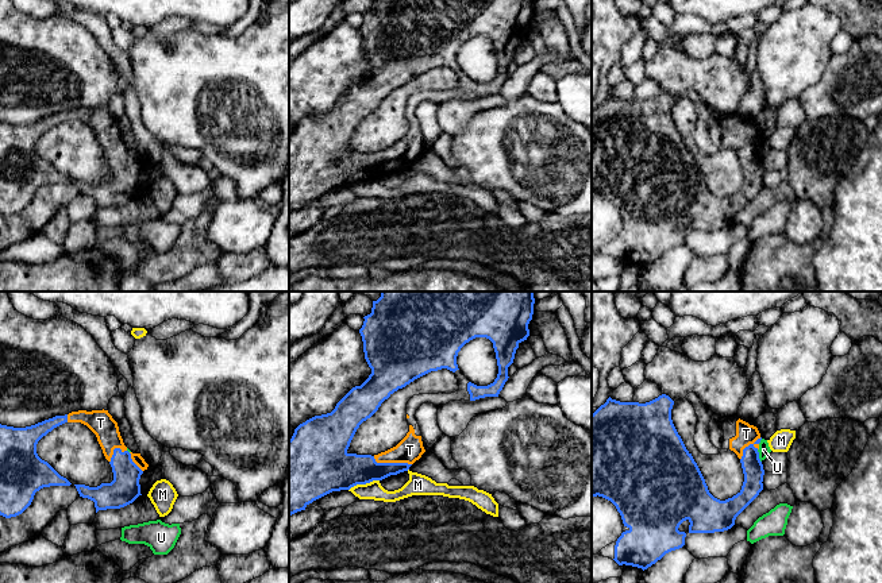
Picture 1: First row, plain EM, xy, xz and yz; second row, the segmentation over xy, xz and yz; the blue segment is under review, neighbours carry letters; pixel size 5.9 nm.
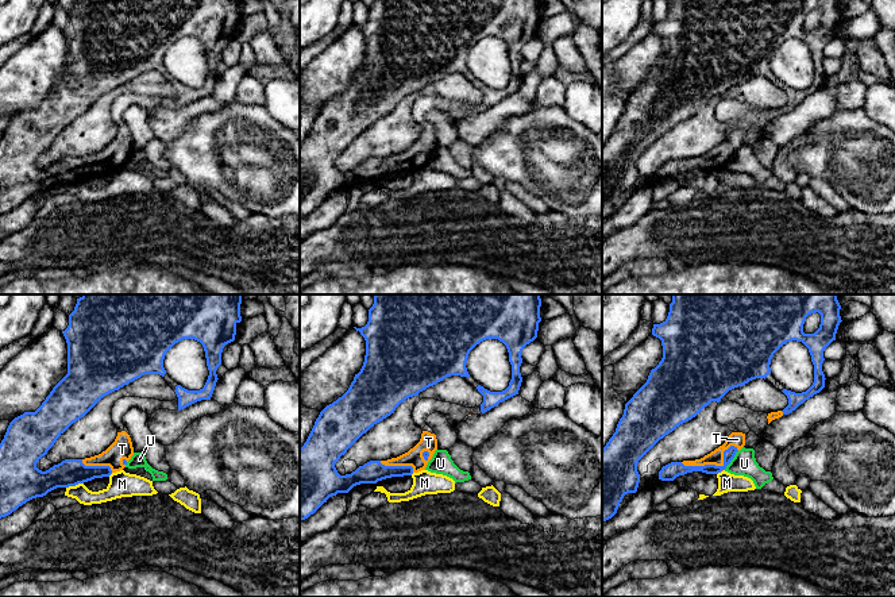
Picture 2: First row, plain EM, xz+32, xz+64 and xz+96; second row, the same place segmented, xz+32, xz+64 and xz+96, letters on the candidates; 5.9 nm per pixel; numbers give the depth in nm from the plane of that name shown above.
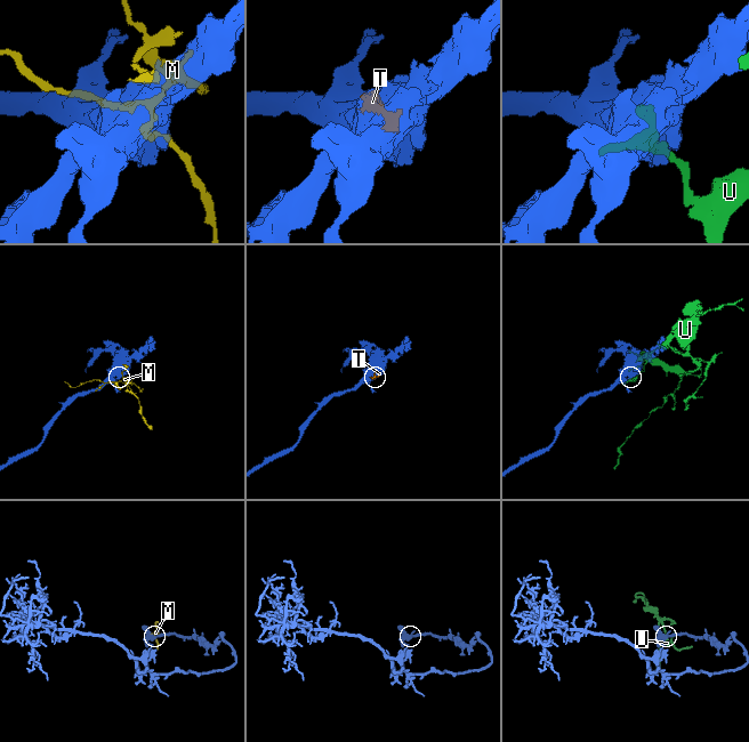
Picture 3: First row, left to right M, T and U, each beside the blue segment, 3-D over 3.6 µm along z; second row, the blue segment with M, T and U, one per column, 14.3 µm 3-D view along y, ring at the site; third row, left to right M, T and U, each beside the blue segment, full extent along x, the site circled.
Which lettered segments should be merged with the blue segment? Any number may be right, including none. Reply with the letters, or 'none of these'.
T

